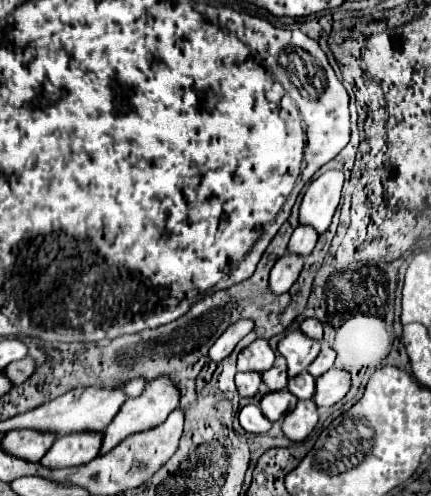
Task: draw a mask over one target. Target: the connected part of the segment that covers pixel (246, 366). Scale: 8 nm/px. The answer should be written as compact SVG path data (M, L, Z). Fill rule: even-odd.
M257 338L255 342L251 342L247 348L243 348L239 352L239 360L237 360L237 370L239 372L247 372L247 370L255 370L255 372L265 372L273 366L275 362L275 354L269 348L267 340Z

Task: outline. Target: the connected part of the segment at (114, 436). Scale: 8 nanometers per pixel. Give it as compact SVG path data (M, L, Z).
M159 376L159 378L151 380L151 382L147 382L143 394L137 396L137 398L129 398L129 400L121 406L121 410L117 412L117 416L113 418L113 424L109 424L109 428L105 428L105 440L103 440L101 454L105 454L105 452L109 452L111 448L115 448L115 446L117 446L121 440L125 440L129 434L141 432L141 430L149 430L149 428L161 424L161 422L169 416L169 412L171 412L173 408L177 408L179 398L181 398L179 386L177 386L177 382L175 382L171 376Z

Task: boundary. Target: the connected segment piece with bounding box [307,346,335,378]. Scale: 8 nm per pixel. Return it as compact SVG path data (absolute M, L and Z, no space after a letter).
M325 346L325 348L319 352L319 356L309 364L307 372L317 378L317 376L325 374L327 370L331 370L331 368L333 368L333 362L335 362L335 352Z

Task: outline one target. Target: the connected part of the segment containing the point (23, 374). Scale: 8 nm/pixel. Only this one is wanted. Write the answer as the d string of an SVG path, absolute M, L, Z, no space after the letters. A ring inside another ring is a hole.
M27 356L25 360L17 360L5 368L5 374L13 380L13 384L23 384L35 374L35 360Z

